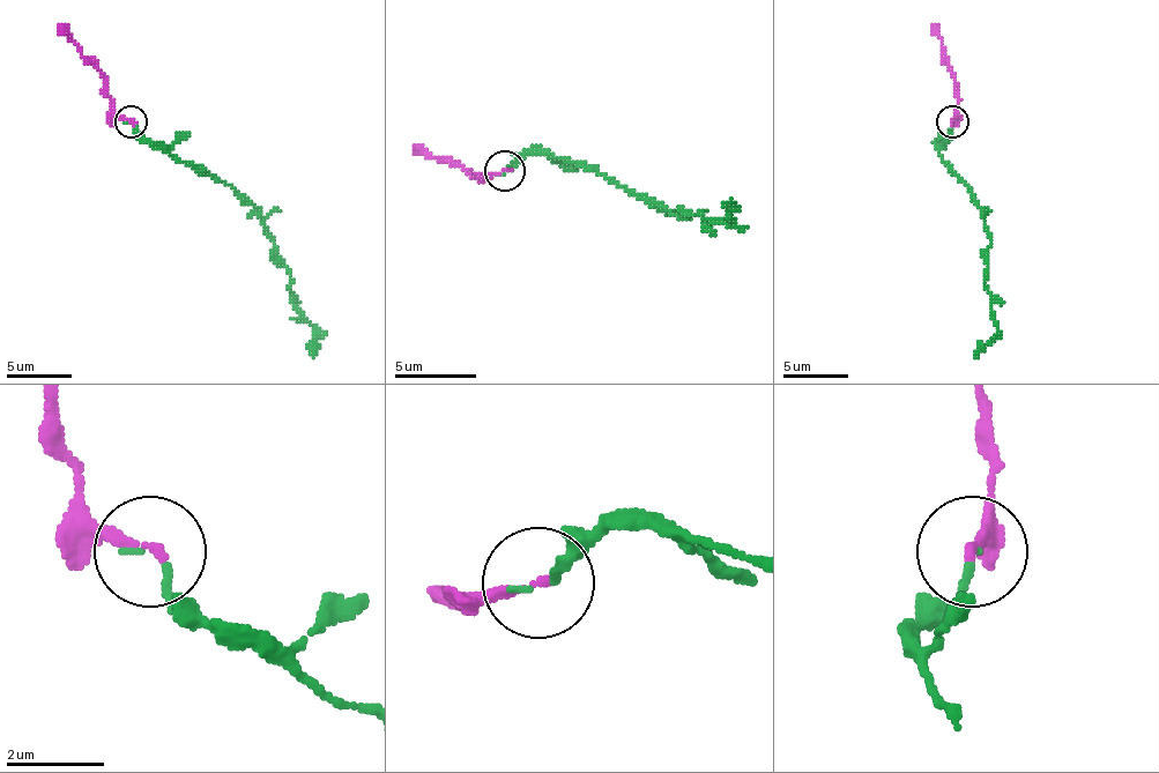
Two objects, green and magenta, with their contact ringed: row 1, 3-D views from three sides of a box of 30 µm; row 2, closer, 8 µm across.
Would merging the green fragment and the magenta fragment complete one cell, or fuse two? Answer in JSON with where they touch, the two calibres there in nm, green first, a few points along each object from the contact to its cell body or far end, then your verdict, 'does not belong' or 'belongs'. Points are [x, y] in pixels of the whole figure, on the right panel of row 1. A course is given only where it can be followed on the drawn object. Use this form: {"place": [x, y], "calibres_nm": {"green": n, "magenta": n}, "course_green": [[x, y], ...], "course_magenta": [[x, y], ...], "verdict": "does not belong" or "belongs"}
{"place": [952, 121], "calibres_nm": {"green": 120, "magenta": 200}, "course_green": [[955, 123], [938, 142], [938, 151], [981, 207], [990, 240], [985, 276], [997, 328], [974, 357]], "course_magenta": [[951, 123], [958, 110], [955, 76], [935, 24]], "verdict": "belongs"}

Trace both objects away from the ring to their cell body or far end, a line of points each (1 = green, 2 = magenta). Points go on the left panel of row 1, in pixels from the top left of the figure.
1: (131, 123), (150, 142), (202, 165), (254, 207), (290, 276), (294, 309), (313, 328), (313, 357)
2: (131, 123), (113, 110), (104, 76), (58, 24)

